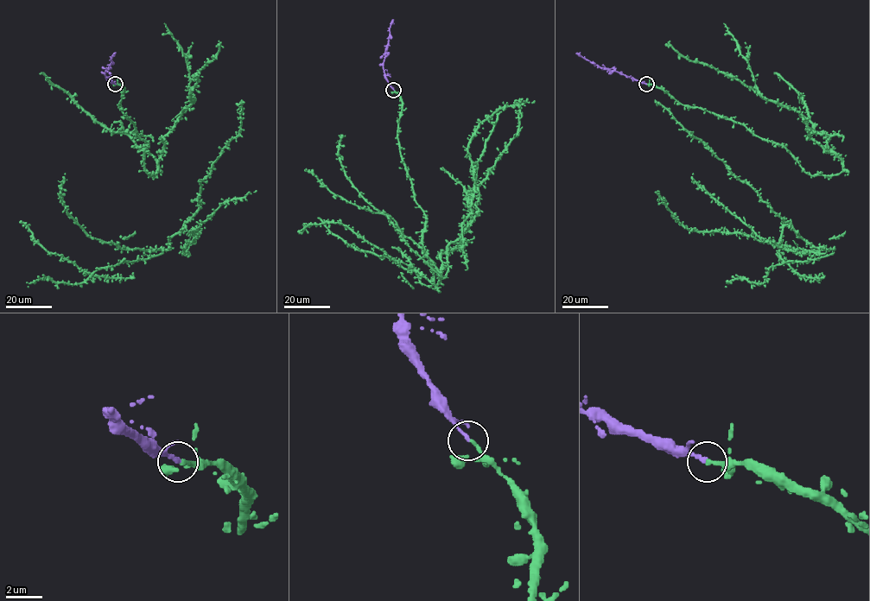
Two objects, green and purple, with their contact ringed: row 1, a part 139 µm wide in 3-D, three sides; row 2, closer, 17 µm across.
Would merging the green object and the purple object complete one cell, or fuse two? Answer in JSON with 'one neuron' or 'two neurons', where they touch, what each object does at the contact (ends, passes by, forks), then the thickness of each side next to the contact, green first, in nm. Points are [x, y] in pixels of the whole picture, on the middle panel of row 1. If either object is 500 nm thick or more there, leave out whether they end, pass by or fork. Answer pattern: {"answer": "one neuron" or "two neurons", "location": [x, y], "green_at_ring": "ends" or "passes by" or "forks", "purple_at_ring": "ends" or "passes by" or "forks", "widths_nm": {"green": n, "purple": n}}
{"answer": "one neuron", "location": [393, 90], "green_at_ring": "ends", "purple_at_ring": "ends", "widths_nm": {"green": 240, "purple": 240}}

